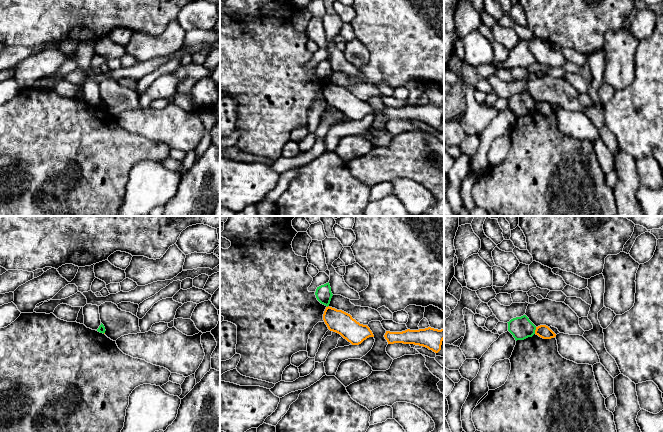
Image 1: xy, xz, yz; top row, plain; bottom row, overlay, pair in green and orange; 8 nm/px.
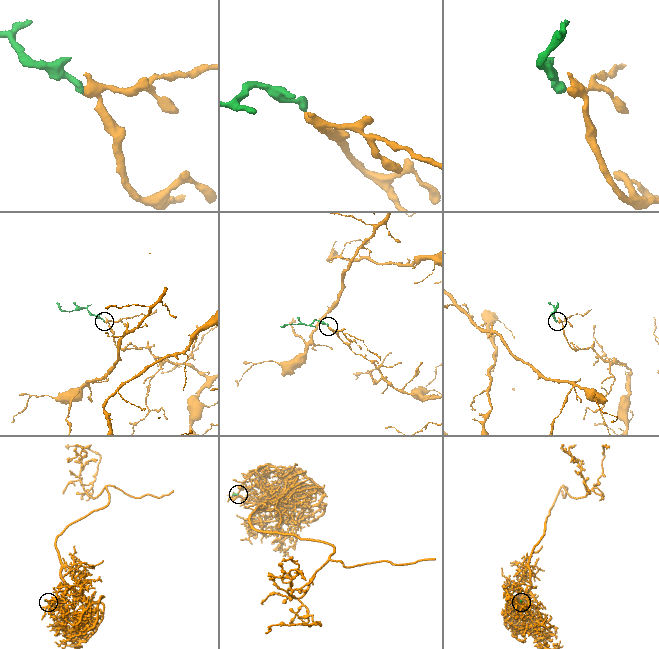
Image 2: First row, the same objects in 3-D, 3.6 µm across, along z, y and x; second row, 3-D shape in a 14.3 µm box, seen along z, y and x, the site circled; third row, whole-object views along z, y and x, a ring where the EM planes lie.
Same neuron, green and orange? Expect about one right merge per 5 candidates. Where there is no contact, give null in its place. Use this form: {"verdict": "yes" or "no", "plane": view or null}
{"verdict": "no", "plane": "yz"}

